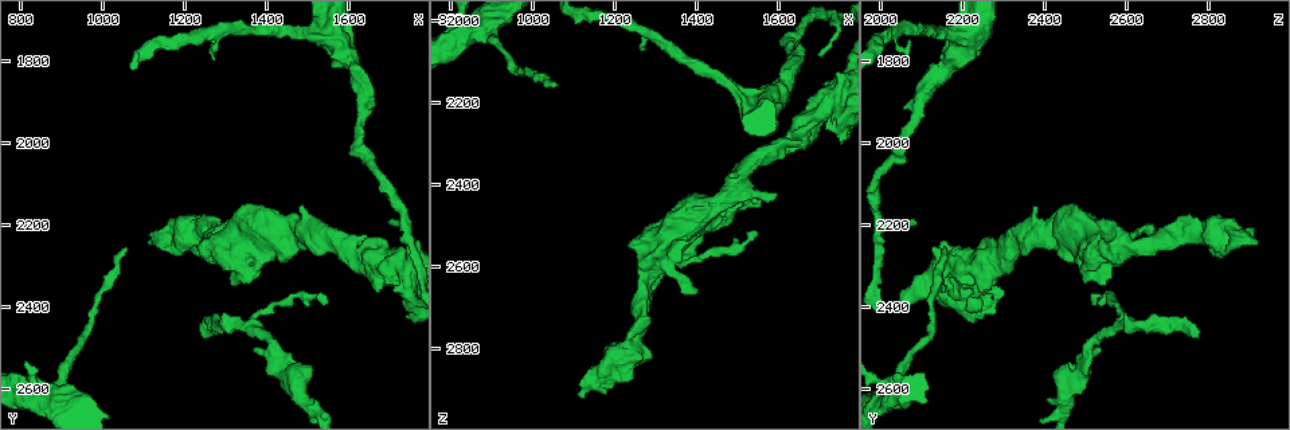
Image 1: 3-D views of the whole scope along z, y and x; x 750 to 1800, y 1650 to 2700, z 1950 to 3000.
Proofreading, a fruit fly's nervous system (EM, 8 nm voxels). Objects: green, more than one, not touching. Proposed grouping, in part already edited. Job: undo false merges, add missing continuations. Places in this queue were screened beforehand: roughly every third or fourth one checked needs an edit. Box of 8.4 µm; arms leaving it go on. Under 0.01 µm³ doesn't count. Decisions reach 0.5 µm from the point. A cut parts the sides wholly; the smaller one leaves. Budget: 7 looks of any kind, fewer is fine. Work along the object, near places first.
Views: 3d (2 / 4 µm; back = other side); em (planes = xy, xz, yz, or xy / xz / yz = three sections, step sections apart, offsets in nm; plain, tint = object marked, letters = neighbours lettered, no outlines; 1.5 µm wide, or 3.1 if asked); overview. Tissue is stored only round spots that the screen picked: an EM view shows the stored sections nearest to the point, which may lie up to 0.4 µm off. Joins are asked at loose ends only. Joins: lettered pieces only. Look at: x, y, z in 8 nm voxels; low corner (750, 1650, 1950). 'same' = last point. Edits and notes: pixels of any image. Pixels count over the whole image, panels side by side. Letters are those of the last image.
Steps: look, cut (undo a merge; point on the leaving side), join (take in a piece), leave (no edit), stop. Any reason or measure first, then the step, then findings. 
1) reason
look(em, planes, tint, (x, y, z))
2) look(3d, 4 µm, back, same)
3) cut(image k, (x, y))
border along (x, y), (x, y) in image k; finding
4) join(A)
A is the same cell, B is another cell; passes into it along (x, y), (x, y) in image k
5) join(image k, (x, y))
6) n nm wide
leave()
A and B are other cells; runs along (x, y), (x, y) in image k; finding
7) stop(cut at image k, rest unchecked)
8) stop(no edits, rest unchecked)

free end
look(3d, 2 µm, (1110, 2240, 2915))

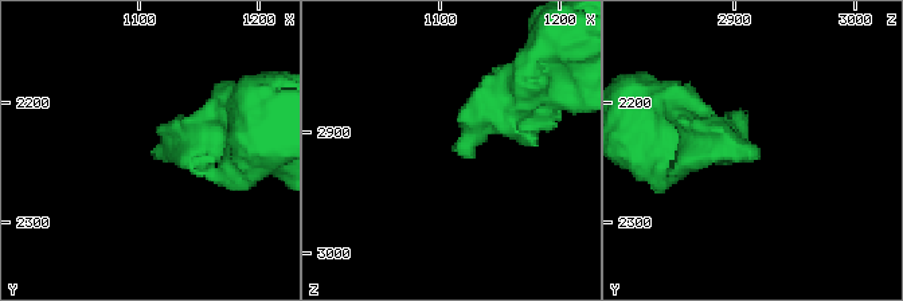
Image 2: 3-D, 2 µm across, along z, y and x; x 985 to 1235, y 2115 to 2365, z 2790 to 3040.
look(em, planes, letters, (1114, 2248, 2910))

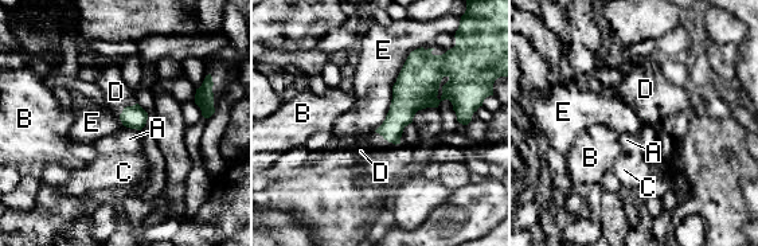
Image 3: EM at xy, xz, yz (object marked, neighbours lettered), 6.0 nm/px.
join(D)
D is the same cell, A, B, C and E are other cells; passes into it along (135, 117), (129, 106), (116, 92) in image 3; the cell continues

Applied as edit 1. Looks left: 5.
look(overview)

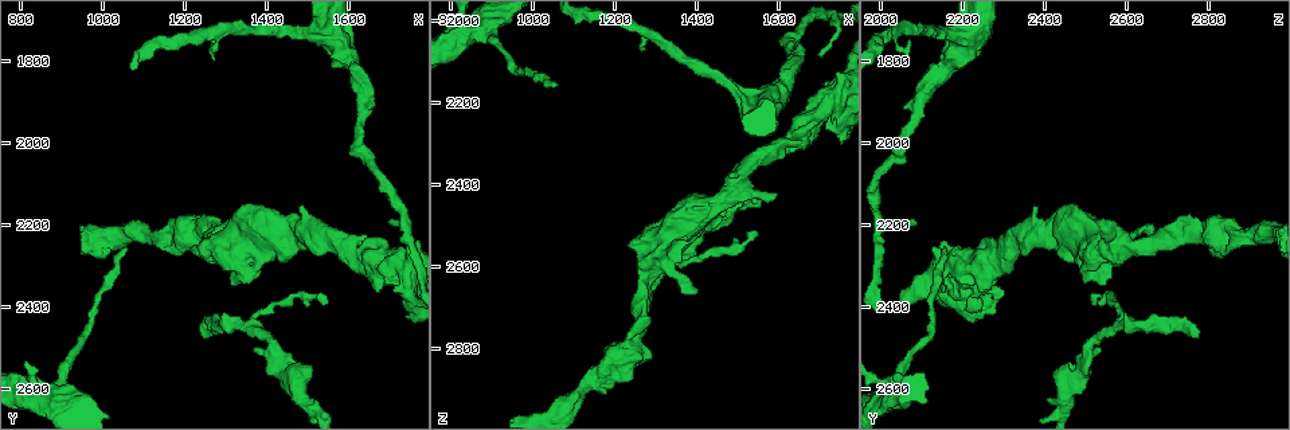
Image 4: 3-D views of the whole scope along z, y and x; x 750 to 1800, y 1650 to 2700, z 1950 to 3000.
look(3d, 4 µm, (1060, 2250, 2150))

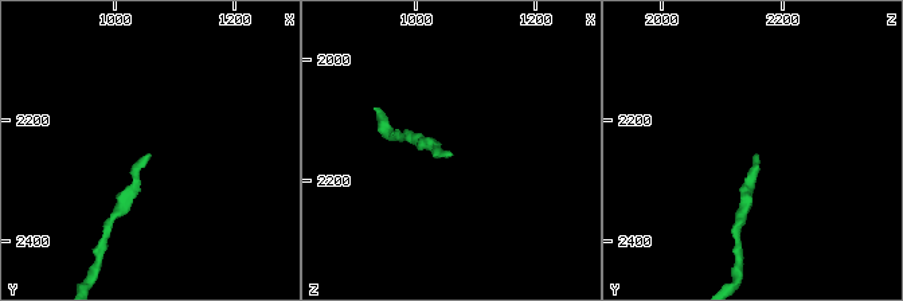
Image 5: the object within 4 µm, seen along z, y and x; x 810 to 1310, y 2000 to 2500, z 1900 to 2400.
need the tissue
look(em, xz, step 4, tint, (1055, 2255, 2155))

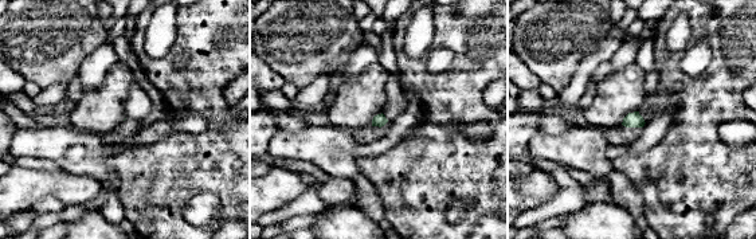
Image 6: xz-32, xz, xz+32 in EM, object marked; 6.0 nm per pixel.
cut it another way
look(em, planes, letters, same)

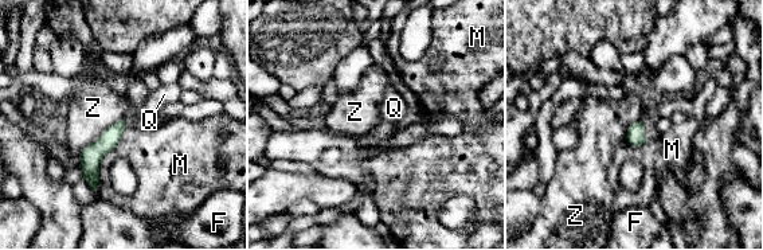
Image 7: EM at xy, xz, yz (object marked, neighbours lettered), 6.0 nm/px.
leave()
F, M, Q and Z are other cells; border along (122, 118), (113, 122), (79, 156) in image 7; none of them fits

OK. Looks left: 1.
stop(join at image 3, rest unchecked)

